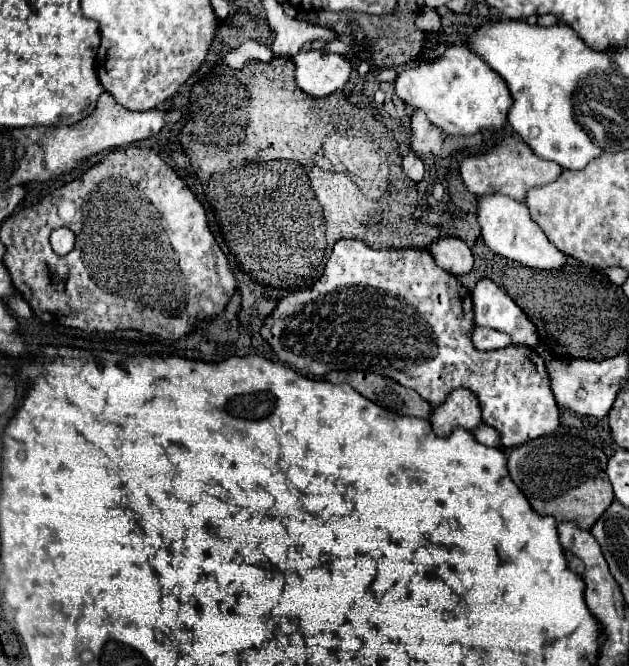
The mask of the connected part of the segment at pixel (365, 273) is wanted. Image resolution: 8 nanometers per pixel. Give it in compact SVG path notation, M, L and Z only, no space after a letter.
M338 240L334 244L334 250L332 250L332 256L330 260L326 262L326 268L324 268L324 274L322 278L306 292L294 292L286 298L282 298L278 302L278 306L274 308L274 312L268 316L264 328L260 330L264 340L270 342L272 350L276 352L278 360L282 364L288 364L290 368L298 370L300 374L304 376L324 376L332 370L368 370L368 372L376 372L376 374L382 374L382 376L388 376L396 382L400 382L402 386L408 386L412 390L416 390L424 400L428 400L432 406L440 406L444 404L444 400L448 398L448 394L456 388L468 388L476 394L480 406L482 406L482 418L488 426L496 428L500 432L500 436L504 438L504 446L506 448L514 448L514 446L520 446L520 444L526 444L534 438L540 438L540 436L546 436L546 434L552 434L558 430L560 422L560 408L552 396L552 390L550 390L550 382L548 382L548 374L546 374L546 364L544 360L538 356L536 350L532 348L526 348L526 346L506 346L504 350L494 350L494 352L480 352L472 346L470 342L470 332L472 332L472 326L474 326L474 318L472 318L472 296L470 292L458 282L456 276L444 272L436 262L434 258L430 256L428 250L372 250L368 248L362 240Z

